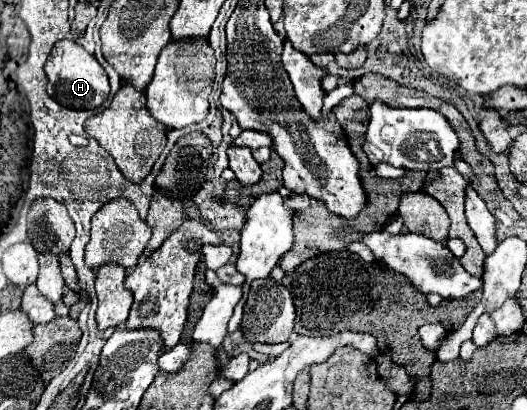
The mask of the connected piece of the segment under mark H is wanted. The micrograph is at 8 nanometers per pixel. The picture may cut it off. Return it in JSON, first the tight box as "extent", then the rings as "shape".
{"extent":[45,40,109,110],"shape":[[[61,40],[57,42],[57,46],[53,46],[49,60],[45,64],[45,72],[49,78],[49,86],[47,86],[49,96],[67,108],[91,110],[101,106],[109,96],[109,78],[103,66],[97,62],[95,56],[91,56],[83,46],[79,46],[73,40]]]}

